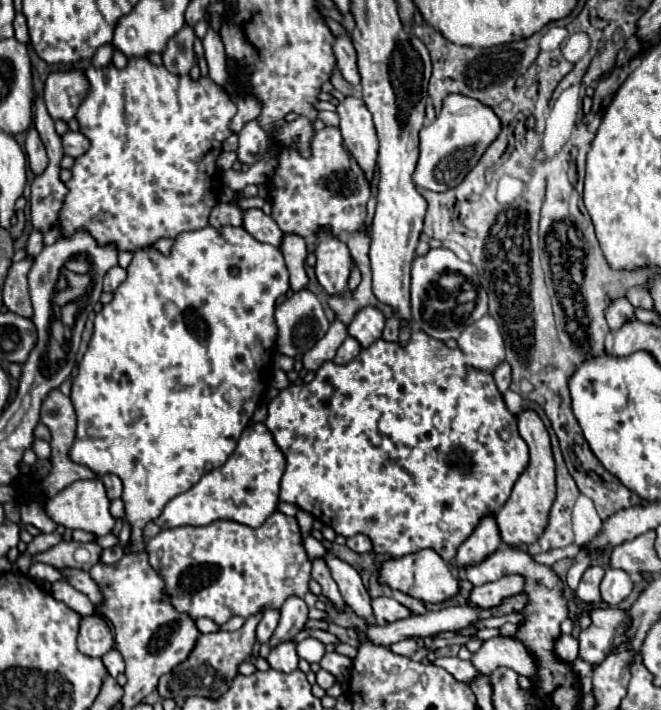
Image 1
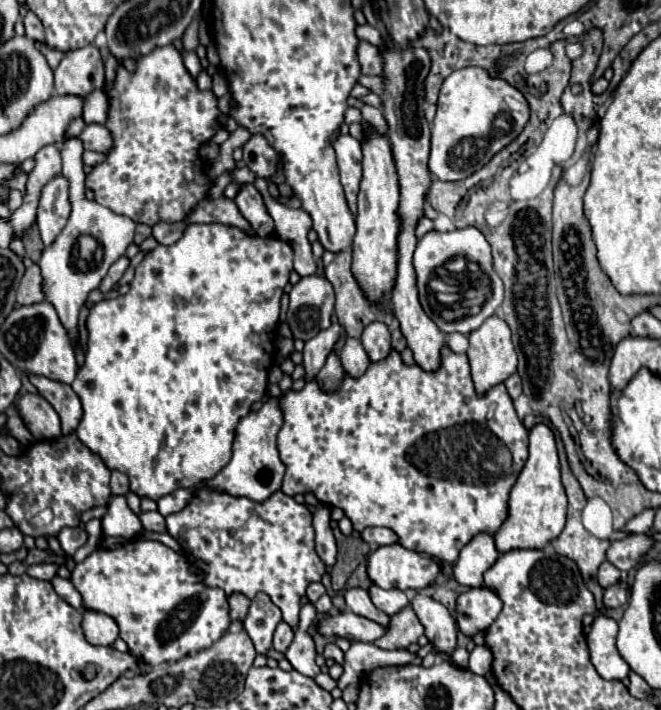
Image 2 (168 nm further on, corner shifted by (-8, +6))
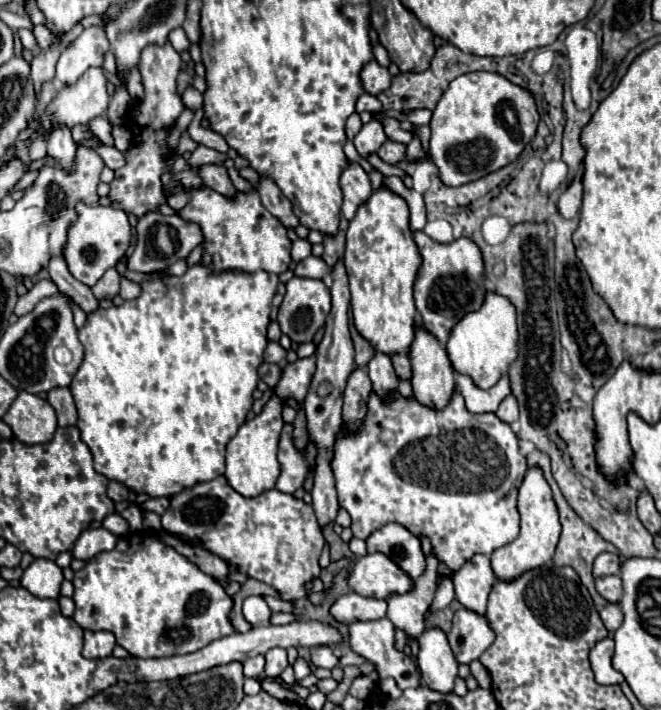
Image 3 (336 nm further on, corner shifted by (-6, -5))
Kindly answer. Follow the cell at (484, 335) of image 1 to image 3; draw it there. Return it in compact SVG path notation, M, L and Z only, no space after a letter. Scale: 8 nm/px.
M457 376L457 390L465 398L465 406L471 414L487 414L487 412L497 412L497 406L511 394L509 378L503 376L493 388L481 390L473 386L469 376Z

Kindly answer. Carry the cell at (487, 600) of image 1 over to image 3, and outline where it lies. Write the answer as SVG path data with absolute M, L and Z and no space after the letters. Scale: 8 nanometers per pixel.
M461 608L455 612L453 628L447 638L455 660L459 664L471 664L493 644L495 634L485 616Z

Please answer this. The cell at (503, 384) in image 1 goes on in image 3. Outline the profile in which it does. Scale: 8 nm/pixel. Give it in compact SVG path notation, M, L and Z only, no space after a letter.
M511 394L511 396L507 396L503 402L501 402L501 406L499 406L499 410L495 412L503 422L507 422L507 424L511 424L511 422L515 422L517 418L519 418L519 408L517 408L517 400L515 400L515 396Z

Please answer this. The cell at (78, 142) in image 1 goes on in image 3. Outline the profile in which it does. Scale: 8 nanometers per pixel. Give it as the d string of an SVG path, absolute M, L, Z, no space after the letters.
M87 140L87 142L83 142L83 144L89 146L89 148L95 148L95 150L99 152L99 156L103 158L105 166L109 166L111 170L117 170L117 168L121 168L121 166L125 164L125 154L119 152L117 148L109 148L109 146L97 144L97 142L93 142L93 140Z

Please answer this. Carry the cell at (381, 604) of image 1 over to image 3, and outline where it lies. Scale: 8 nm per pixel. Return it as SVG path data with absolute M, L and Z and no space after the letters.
M349 592L345 596L339 596L333 606L329 608L329 614L341 622L341 624L353 624L355 620L379 620L385 618L387 602L377 598L365 598L355 592Z

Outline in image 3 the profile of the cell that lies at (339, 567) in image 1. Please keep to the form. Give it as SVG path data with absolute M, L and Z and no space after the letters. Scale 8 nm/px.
M387 618L373 620L373 622L355 622L349 626L349 632L351 632L351 640L349 640L351 650L355 654L363 656L369 664L373 664L379 678L393 678L401 690L417 688L421 684L417 664L407 654L403 654L401 650L395 648L395 626L393 626L393 622L389 622Z

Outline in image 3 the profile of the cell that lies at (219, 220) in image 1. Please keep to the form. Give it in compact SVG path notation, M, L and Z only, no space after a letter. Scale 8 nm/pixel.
M147 212L137 222L137 246L135 252L127 260L127 268L133 272L155 272L165 266L175 264L181 258L187 258L189 252L203 242L203 234L197 224L189 224L181 220L177 214L163 216L159 212Z

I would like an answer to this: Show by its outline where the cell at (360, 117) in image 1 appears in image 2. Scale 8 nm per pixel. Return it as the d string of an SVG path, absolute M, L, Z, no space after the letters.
M361 121L363 127L363 181L359 191L359 213L355 217L357 233L353 239L353 275L357 277L361 289L369 295L371 301L377 301L391 291L395 281L395 263L397 263L397 203L399 203L399 183L397 171L391 157L389 141L377 131L369 121Z

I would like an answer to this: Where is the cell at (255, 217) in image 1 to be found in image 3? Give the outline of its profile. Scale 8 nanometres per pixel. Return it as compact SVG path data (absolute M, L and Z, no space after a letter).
M205 164L205 166L199 166L197 170L201 182L213 190L217 190L219 194L225 194L225 196L233 196L235 194L235 186L231 184L229 176L227 176L227 170L225 166L221 164Z

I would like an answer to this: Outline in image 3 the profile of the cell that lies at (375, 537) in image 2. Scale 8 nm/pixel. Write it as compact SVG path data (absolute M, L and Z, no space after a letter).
M397 522L385 524L383 528L375 530L367 538L367 550L381 552L381 554L393 558L393 562L401 570L409 572L411 580L417 580L425 572L425 566L427 566L419 536L407 532L407 528L403 528Z

